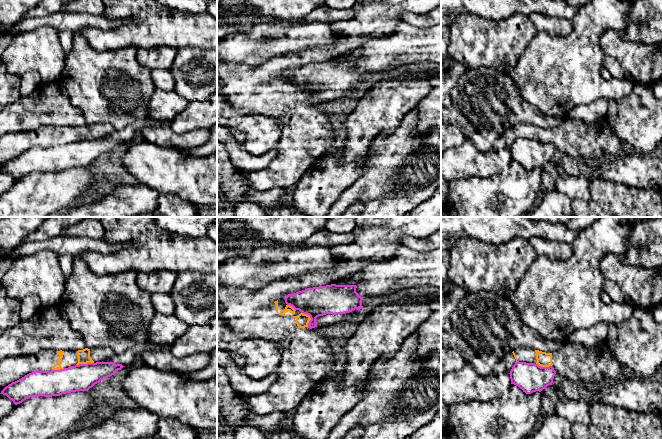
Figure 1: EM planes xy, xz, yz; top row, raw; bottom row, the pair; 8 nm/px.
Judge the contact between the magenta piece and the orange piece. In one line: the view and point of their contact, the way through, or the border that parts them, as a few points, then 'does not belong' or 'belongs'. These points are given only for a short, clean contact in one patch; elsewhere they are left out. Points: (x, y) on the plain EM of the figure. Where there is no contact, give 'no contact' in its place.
meets magenta in xz at (310, 93); does not belong

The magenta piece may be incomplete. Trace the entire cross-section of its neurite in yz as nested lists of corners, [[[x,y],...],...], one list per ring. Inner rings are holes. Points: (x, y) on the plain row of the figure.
[[[517,137],[509,150],[511,160],[518,162],[526,170],[531,170],[552,161],[556,147],[552,142],[541,143],[538,140]]]

